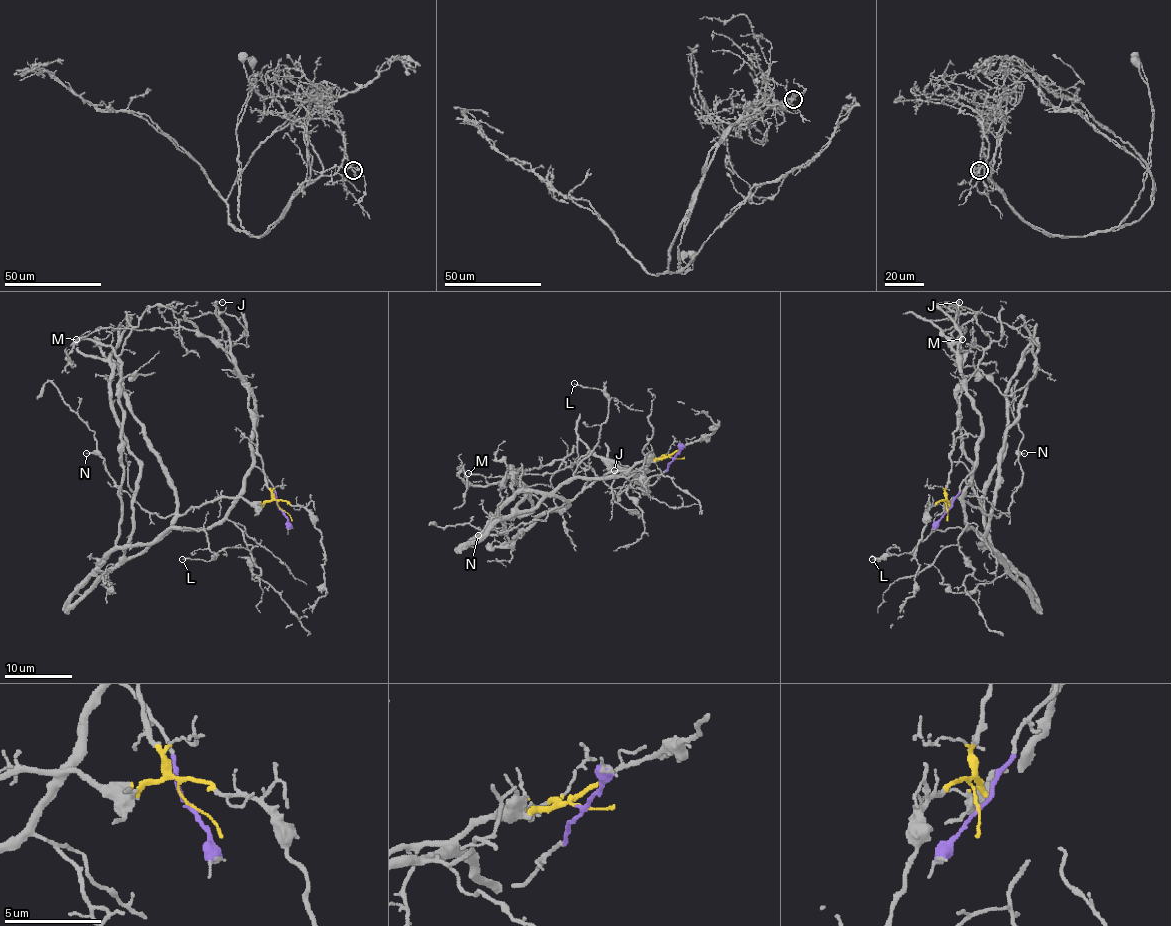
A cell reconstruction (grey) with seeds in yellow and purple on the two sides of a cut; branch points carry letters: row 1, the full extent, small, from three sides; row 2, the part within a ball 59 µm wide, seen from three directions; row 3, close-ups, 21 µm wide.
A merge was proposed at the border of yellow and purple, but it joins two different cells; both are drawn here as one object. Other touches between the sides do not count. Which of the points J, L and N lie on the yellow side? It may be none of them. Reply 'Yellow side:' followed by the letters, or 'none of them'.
Yellow side: N

